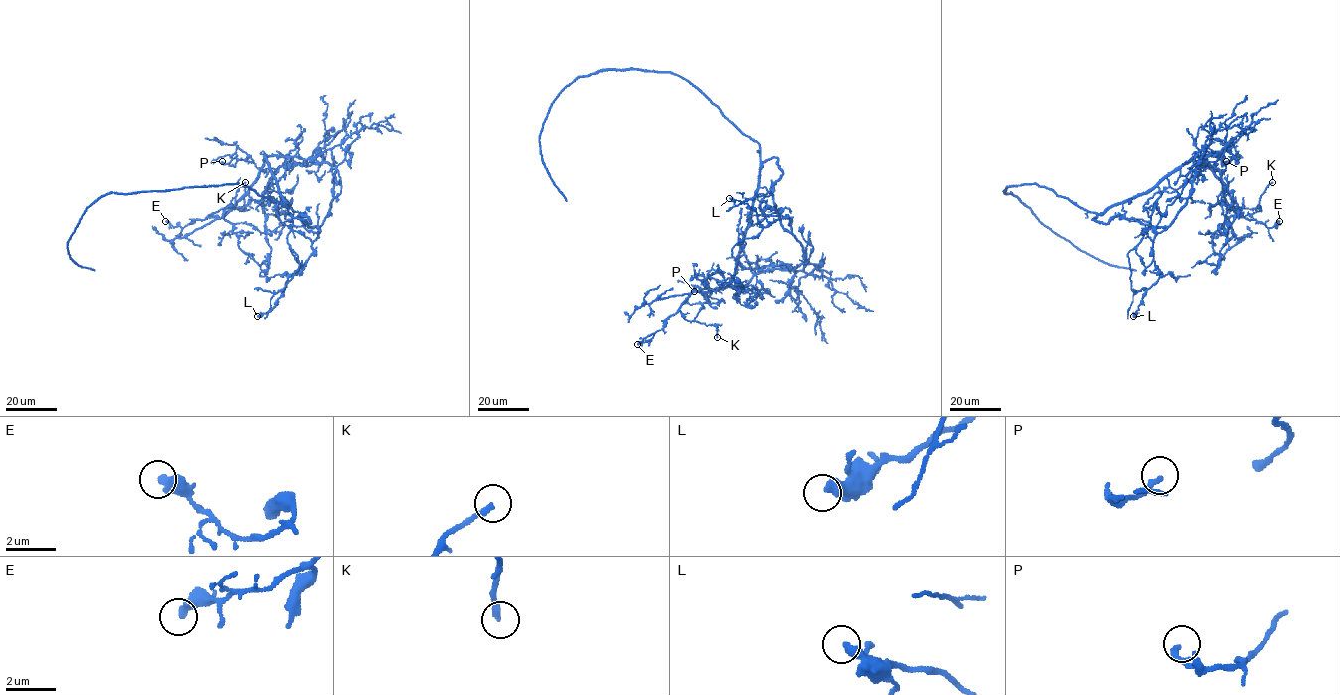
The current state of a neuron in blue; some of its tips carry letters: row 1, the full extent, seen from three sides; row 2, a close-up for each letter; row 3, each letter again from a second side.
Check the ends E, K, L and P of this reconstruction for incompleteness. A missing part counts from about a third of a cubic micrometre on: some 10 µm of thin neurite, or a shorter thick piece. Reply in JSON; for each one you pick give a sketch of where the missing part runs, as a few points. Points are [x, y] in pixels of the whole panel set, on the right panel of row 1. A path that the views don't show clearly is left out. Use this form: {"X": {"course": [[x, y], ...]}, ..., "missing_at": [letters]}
{"missing_at": []}

